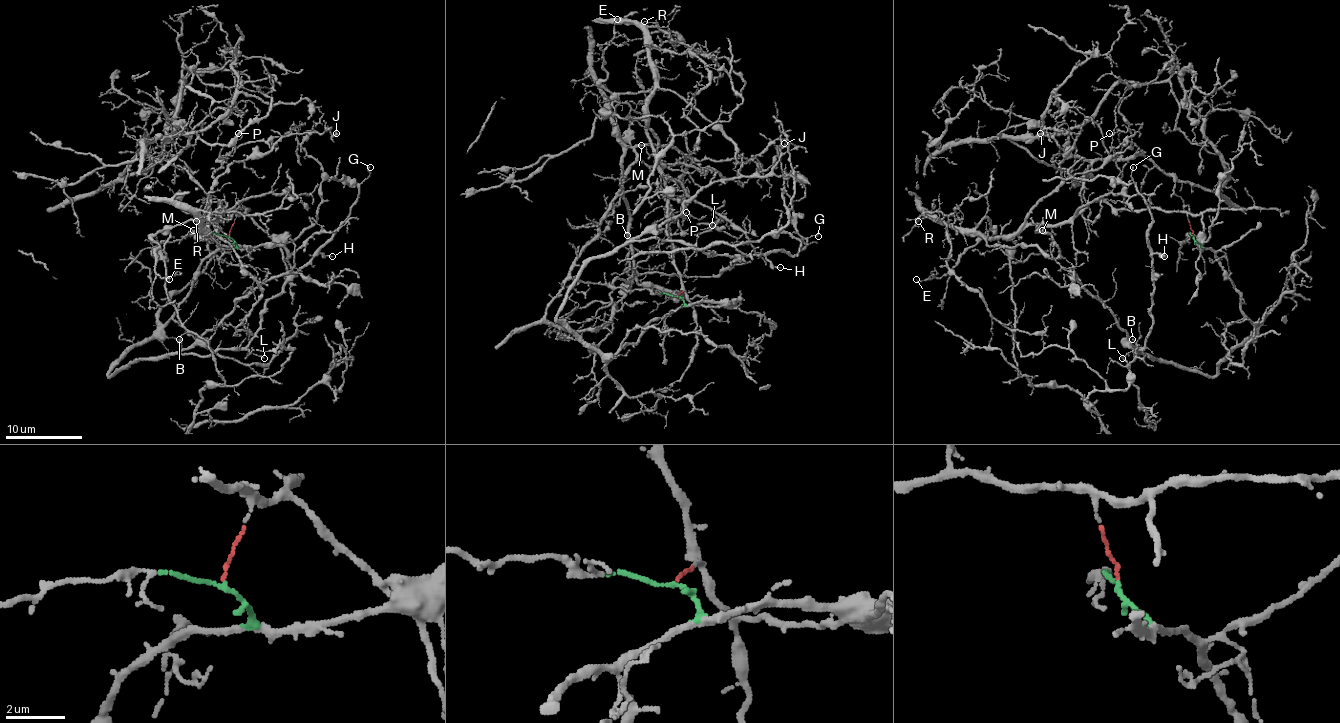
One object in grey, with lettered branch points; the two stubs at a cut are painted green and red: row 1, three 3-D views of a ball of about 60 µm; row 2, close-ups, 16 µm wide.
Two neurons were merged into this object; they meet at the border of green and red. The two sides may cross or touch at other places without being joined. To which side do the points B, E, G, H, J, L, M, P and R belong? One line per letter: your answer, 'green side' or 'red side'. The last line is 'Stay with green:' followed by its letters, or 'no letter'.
B: green side
E: red side
G: green side
H: green side
J: red side
L: green side
M: red side
P: red side
R: red side
Stay with green: B, G, H, L

